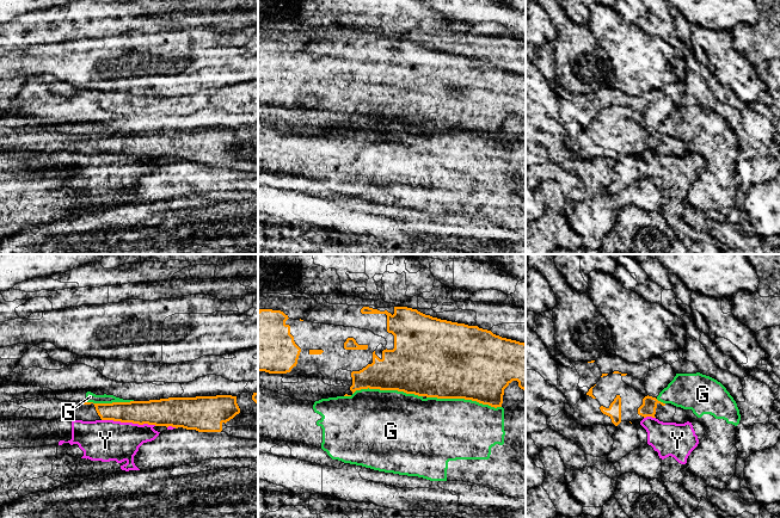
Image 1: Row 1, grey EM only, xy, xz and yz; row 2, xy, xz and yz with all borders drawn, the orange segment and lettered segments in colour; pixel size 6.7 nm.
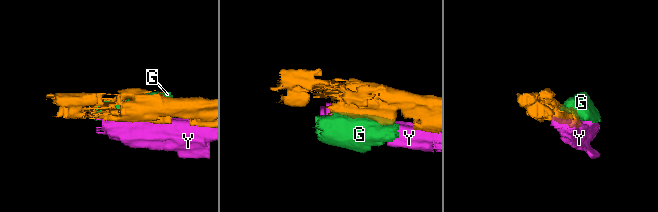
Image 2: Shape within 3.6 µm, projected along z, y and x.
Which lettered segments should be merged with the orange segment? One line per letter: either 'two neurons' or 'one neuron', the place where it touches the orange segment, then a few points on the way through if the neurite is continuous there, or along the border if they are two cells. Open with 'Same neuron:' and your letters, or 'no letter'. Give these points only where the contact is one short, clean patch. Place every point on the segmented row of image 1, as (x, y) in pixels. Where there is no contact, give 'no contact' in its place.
Same neuron: no letter
G: two neurons; meets orange in xz at (382, 389)
Y: two neurons; meets orange in xy at (129, 421)

